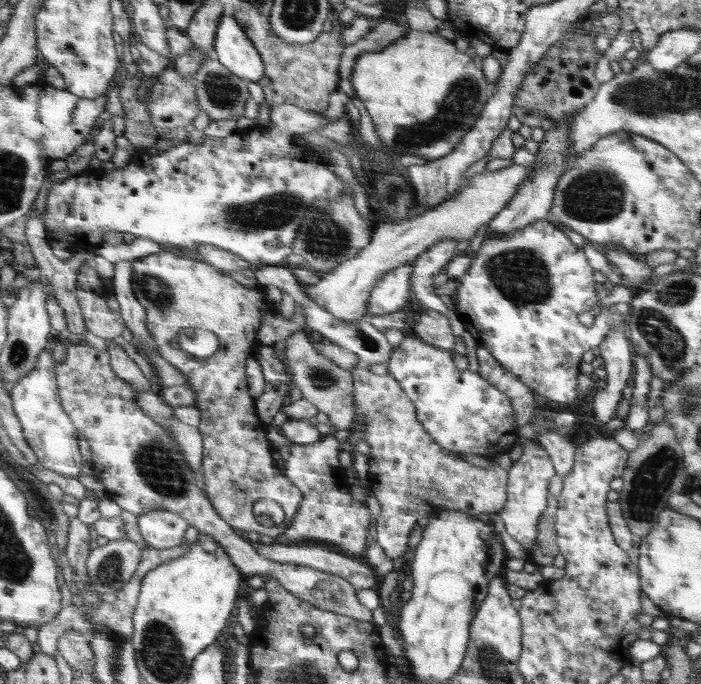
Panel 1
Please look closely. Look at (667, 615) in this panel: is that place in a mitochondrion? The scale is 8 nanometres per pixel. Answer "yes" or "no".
no

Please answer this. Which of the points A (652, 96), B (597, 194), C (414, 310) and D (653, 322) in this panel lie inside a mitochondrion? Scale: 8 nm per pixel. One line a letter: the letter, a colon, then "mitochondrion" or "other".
A: mitochondrion
B: mitochondrion
C: other
D: mitochondrion

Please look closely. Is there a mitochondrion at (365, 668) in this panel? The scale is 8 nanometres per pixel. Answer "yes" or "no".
no

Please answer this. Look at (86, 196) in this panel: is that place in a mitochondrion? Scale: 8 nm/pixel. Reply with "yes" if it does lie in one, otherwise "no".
no

